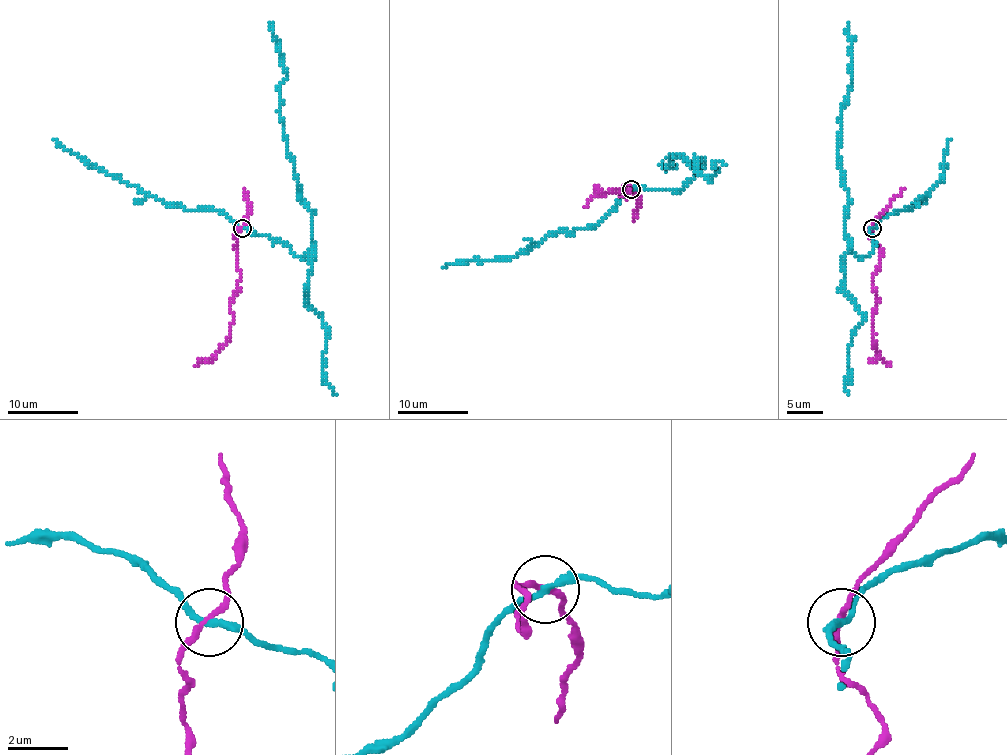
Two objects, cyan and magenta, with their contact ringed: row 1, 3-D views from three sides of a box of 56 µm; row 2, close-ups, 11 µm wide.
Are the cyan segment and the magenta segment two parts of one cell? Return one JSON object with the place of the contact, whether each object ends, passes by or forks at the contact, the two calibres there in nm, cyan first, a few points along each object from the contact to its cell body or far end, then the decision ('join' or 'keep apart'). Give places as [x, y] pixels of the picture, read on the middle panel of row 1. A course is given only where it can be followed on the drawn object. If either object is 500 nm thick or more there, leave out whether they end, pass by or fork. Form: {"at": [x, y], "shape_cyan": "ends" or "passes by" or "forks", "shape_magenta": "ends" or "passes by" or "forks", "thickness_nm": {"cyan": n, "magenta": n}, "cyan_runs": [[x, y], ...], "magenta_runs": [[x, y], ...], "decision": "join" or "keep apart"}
{"at": [631, 189], "shape_cyan": "passes by", "shape_magenta": "passes by", "thickness_nm": {"cyan": 220, "magenta": 180}, "cyan_runs": [[631, 188], [681, 188], [702, 162], [691, 167], [675, 155], [668, 156], [675, 167], [659, 163]], "magenta_runs": [[631, 188], [624, 188], [626, 199], [627, 188], [620, 194], [620, 188], [597, 194], [585, 208]], "decision": "join"}

